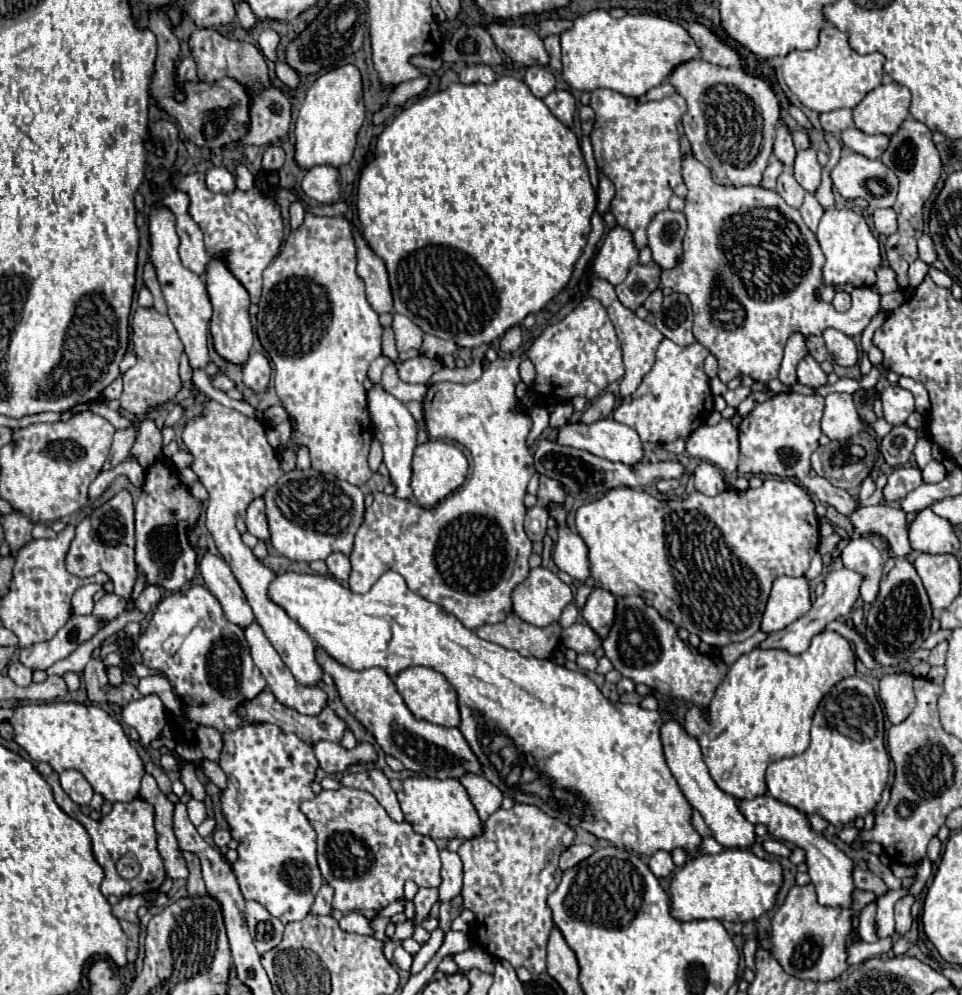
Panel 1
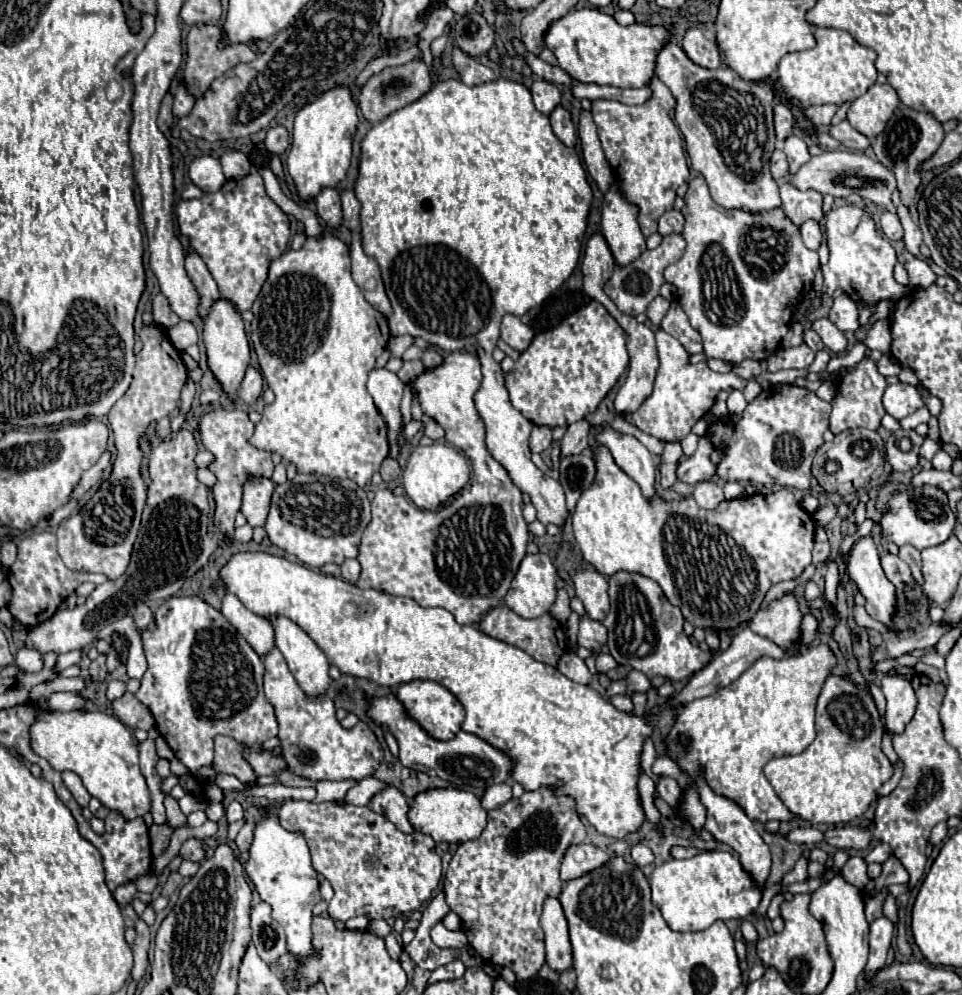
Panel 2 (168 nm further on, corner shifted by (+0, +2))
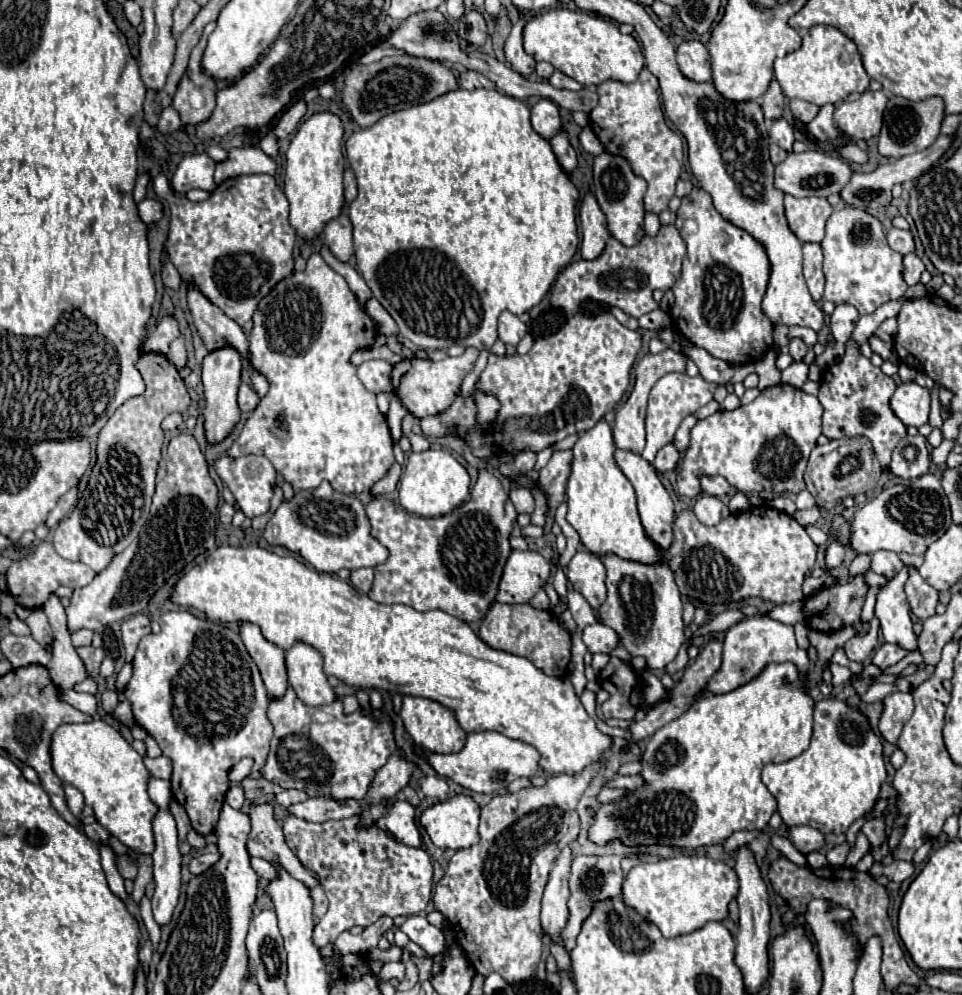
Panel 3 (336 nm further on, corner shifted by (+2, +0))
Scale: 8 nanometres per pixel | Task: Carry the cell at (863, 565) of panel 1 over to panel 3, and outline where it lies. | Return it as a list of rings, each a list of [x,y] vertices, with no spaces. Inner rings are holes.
[[[905,566],[889,584],[881,586],[875,616],[881,620],[881,632],[889,644],[897,644],[907,652],[915,652],[917,636],[911,626],[911,610],[903,590],[907,578],[909,566]]]

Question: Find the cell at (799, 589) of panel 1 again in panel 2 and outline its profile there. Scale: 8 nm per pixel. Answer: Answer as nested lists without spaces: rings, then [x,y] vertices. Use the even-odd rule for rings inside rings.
[[[785,592],[781,598],[773,600],[765,610],[759,610],[749,628],[755,634],[767,636],[781,648],[787,648],[791,654],[799,654],[797,640],[799,640],[799,624],[801,624],[801,610],[797,596],[793,592]]]

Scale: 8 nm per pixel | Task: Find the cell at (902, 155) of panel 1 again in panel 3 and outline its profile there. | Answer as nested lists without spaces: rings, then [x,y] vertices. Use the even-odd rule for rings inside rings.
[[[891,96],[885,108],[883,128],[879,134],[879,152],[887,158],[901,158],[925,150],[937,140],[943,118],[945,118],[945,102],[941,96],[931,96],[921,102],[911,102],[901,96]]]

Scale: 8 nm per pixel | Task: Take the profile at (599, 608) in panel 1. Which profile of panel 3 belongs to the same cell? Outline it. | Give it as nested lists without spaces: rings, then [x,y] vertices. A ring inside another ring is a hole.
[[[579,550],[567,564],[567,580],[585,596],[585,600],[599,608],[605,600],[605,568],[597,554]]]

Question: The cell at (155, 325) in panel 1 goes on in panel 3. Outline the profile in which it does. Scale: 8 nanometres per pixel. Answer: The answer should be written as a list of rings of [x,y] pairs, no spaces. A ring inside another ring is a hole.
[[[143,354],[137,368],[147,384],[145,394],[127,400],[107,420],[97,438],[97,462],[89,484],[71,516],[61,520],[53,532],[57,554],[65,560],[85,562],[93,572],[101,572],[111,562],[111,556],[119,554],[139,534],[143,526],[141,516],[149,512],[155,494],[155,476],[165,442],[161,422],[167,414],[187,410],[191,404],[183,378],[165,356]]]

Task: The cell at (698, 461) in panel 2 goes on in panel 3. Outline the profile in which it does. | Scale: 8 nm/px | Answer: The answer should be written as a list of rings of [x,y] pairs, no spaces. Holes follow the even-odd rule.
[[[705,476],[701,480],[701,488],[705,494],[709,496],[717,496],[717,498],[723,498],[723,496],[729,496],[731,494],[731,486],[725,478],[719,478],[719,476]]]

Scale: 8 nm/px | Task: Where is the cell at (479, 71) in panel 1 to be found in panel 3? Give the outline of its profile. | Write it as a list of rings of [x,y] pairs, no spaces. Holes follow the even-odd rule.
[[[463,72],[459,76],[459,86],[465,88],[465,90],[475,90],[475,88],[485,88],[485,90],[495,90],[495,82],[491,82],[489,78],[485,78],[483,74],[479,72]]]

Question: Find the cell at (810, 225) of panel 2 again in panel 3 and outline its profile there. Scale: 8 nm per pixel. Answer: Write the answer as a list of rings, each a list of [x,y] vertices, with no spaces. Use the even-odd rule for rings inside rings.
[[[803,244],[803,276],[813,300],[819,302],[823,296],[823,286],[825,286],[823,252],[819,244]]]

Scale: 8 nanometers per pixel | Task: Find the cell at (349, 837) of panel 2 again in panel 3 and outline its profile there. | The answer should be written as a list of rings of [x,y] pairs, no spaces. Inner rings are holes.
[[[285,816],[283,832],[289,848],[307,870],[313,870],[327,894],[329,908],[315,924],[313,944],[325,948],[343,930],[369,926],[381,916],[409,916],[425,910],[431,900],[433,864],[423,848],[411,848],[391,840],[377,826],[359,828],[359,816],[307,824],[295,816]]]

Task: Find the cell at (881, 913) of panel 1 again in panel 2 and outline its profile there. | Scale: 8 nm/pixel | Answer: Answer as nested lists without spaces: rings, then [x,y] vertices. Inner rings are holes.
[[[881,916],[871,922],[871,938],[869,938],[871,950],[869,950],[869,962],[865,968],[865,972],[867,972],[865,978],[873,978],[873,974],[885,966],[887,952],[893,942],[893,934],[895,934],[895,926],[889,918]]]

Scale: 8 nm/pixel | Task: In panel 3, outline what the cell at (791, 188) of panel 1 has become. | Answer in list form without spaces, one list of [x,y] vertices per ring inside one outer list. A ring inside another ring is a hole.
[[[785,196],[785,214],[791,232],[805,242],[821,242],[825,236],[825,222],[833,208],[827,198],[795,198]]]

